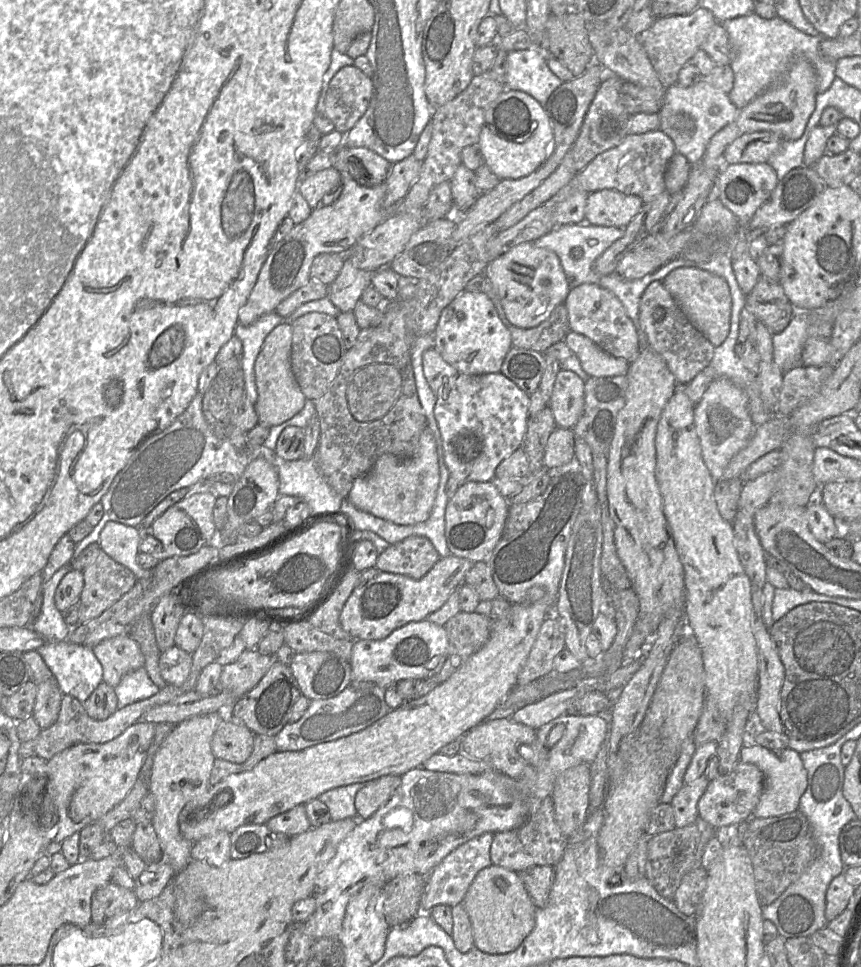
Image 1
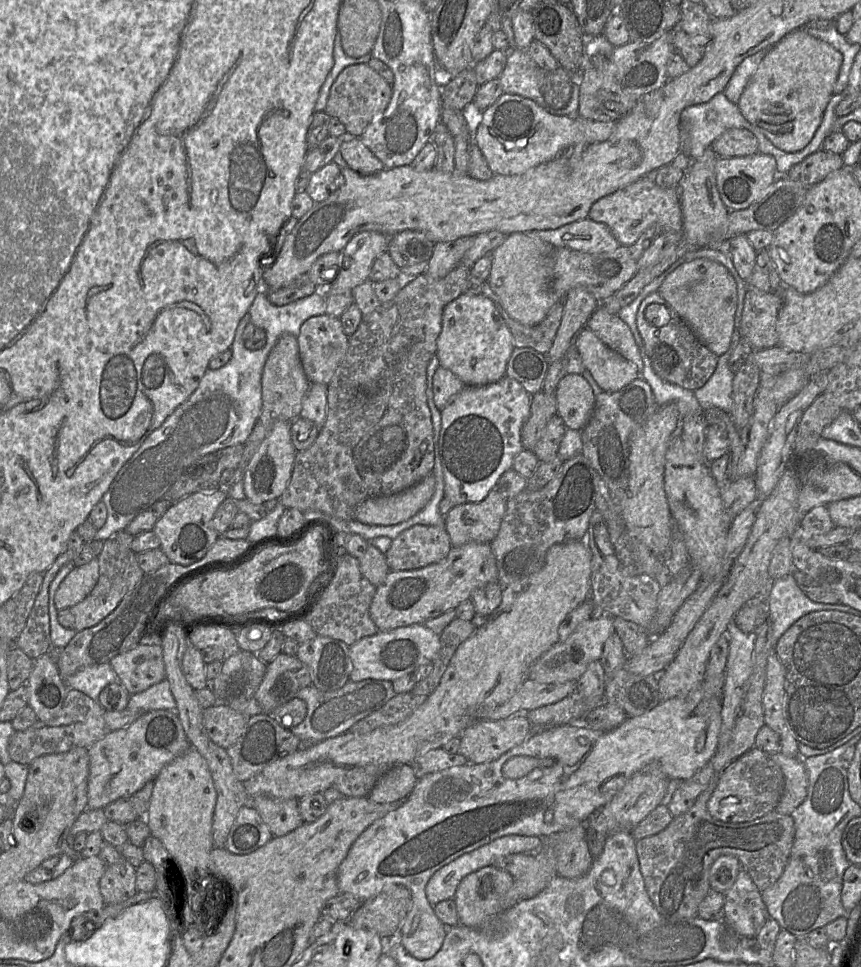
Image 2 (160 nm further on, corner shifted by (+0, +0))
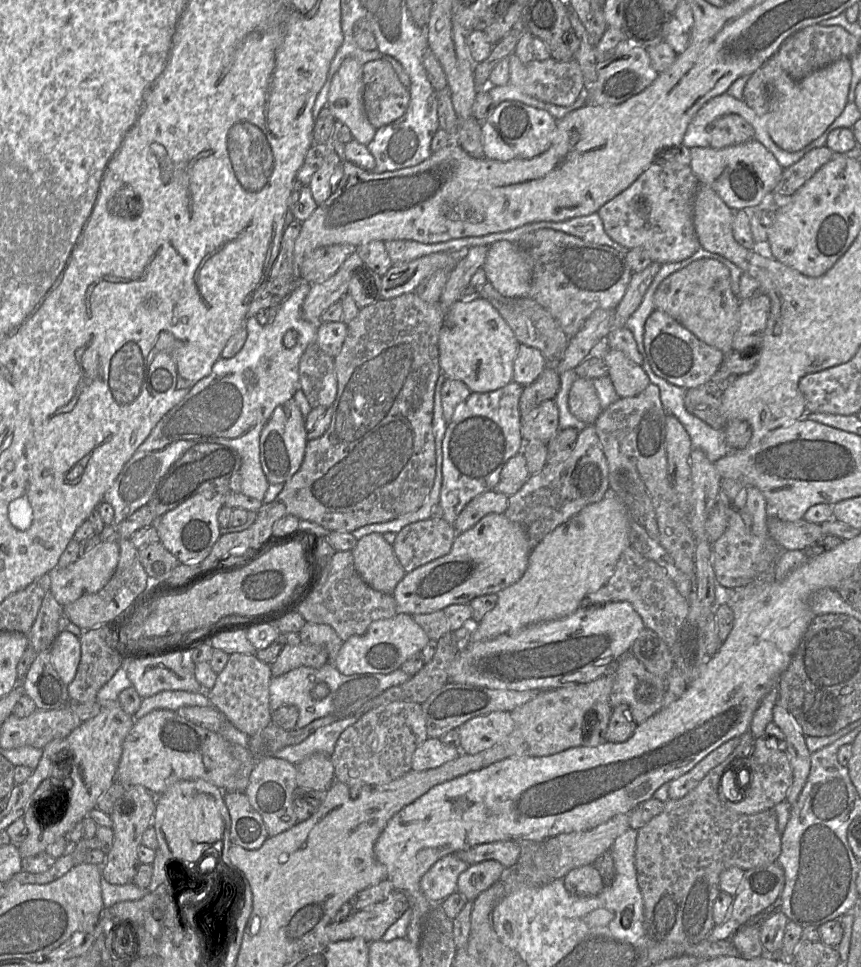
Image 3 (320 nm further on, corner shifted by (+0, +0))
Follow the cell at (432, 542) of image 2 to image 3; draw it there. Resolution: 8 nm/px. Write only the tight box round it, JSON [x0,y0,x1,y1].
[393,518,457,573]

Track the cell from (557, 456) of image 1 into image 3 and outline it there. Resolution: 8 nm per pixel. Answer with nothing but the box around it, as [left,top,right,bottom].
[521,400,559,443]

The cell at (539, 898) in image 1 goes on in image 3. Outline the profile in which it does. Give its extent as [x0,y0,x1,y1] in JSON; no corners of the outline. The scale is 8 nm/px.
[454,841,521,871]

